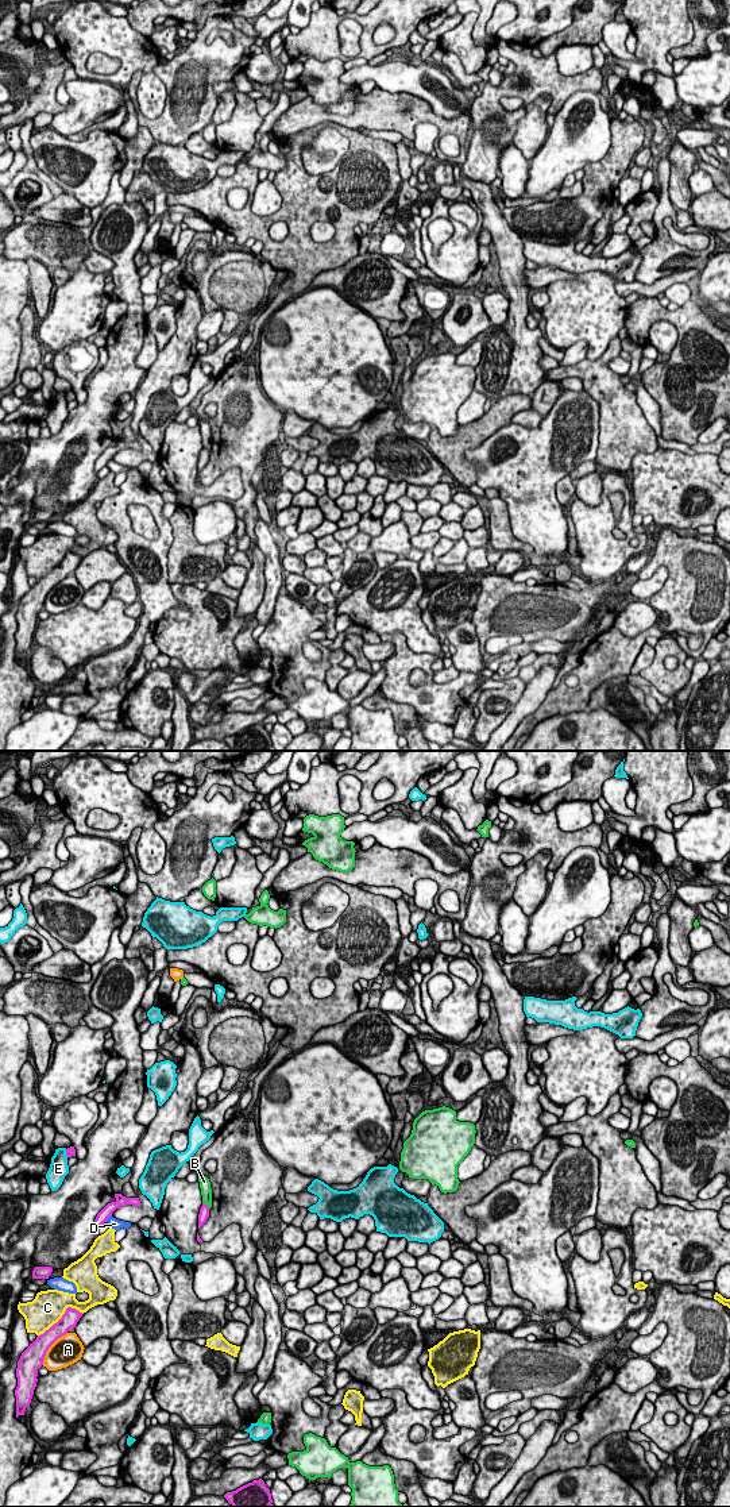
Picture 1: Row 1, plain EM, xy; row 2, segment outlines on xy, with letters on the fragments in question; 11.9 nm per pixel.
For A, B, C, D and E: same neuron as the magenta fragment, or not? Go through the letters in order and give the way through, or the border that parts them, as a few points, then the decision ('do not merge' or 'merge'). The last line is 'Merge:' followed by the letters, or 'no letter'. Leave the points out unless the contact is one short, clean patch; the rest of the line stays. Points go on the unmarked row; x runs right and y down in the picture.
A: do not merge
B: do not merge
C: do not merge
D: border xy (111, 458), (105, 465); do not merge
E: do not merge
Merge: no letter

